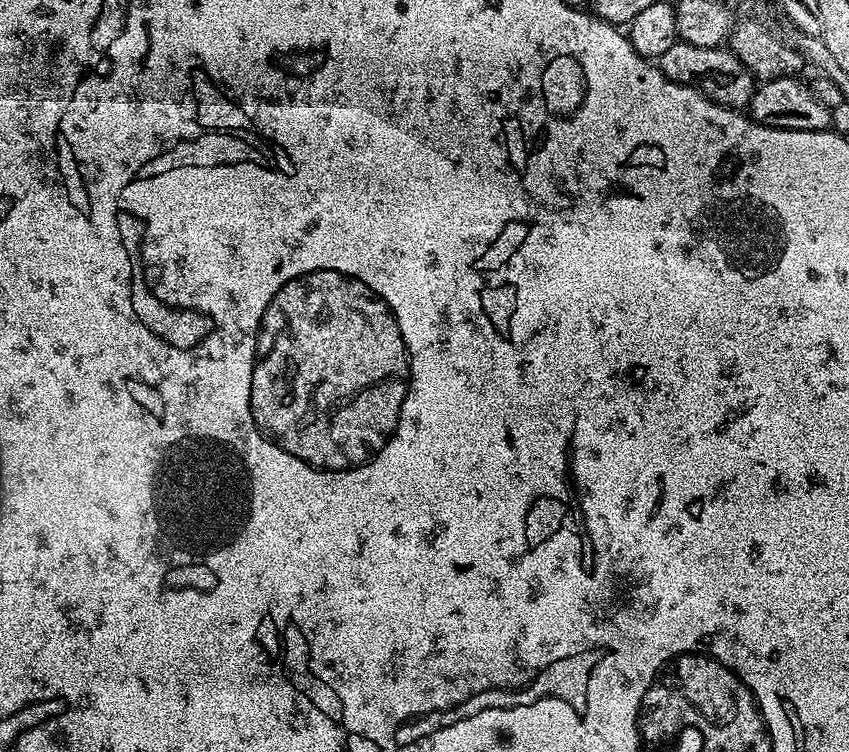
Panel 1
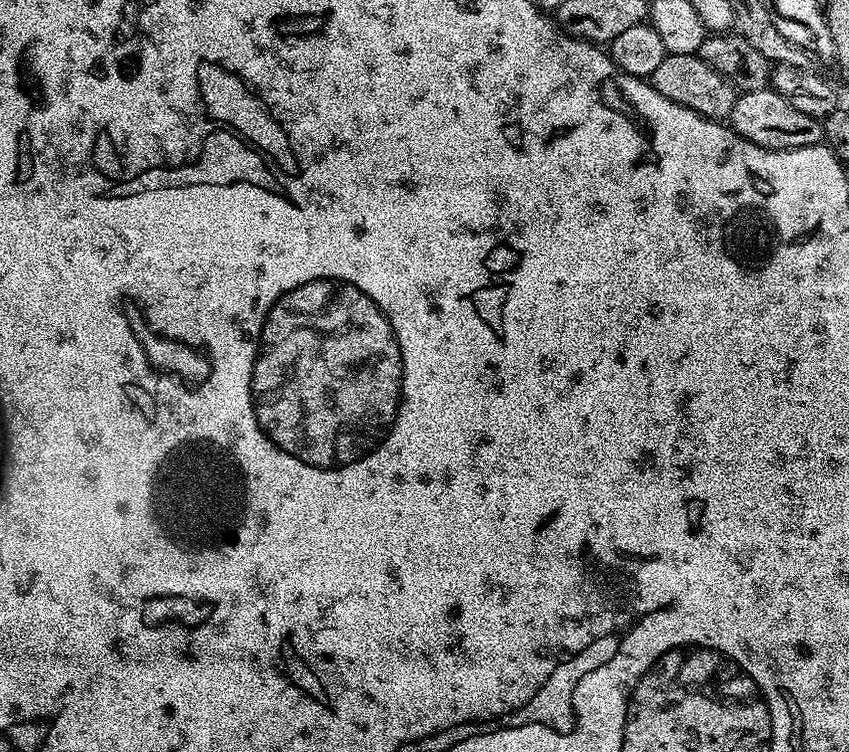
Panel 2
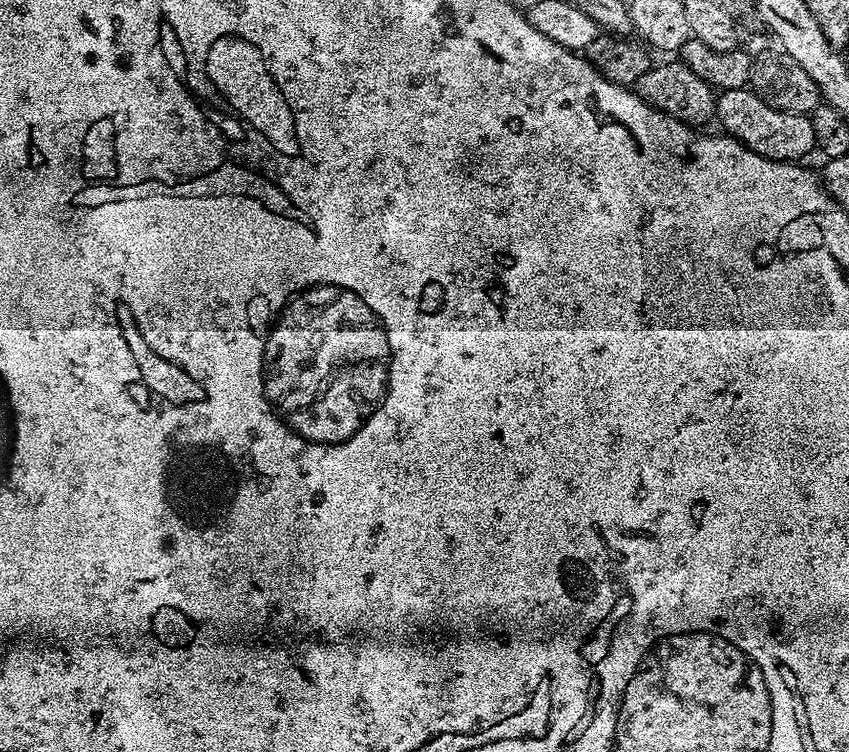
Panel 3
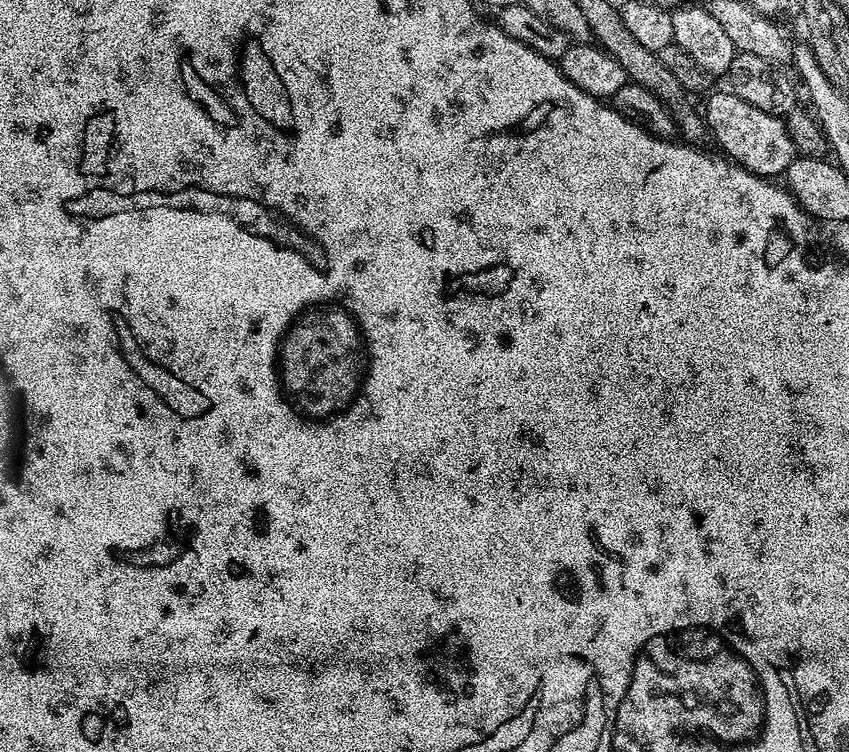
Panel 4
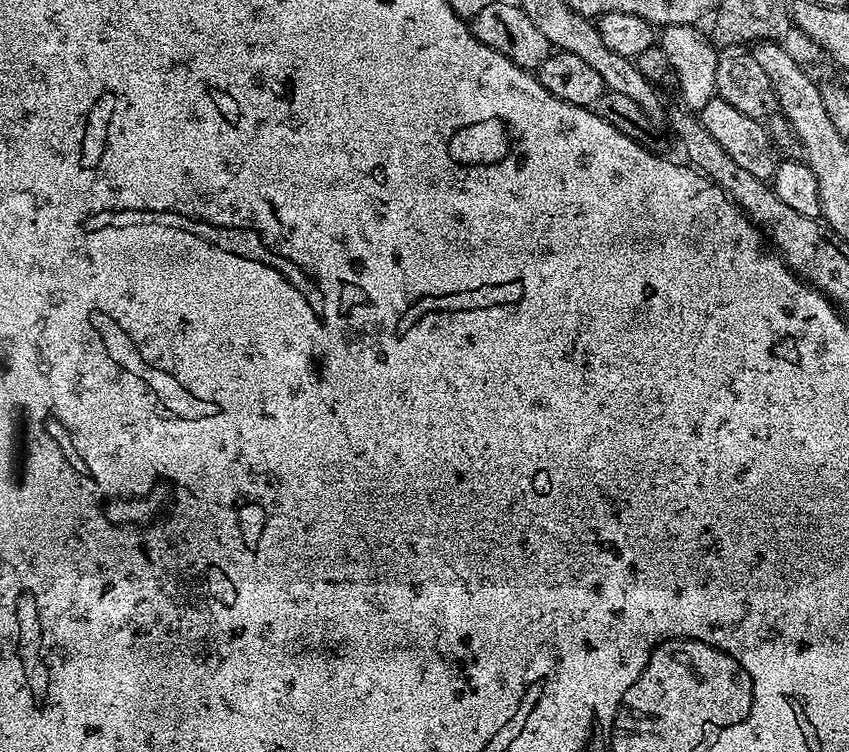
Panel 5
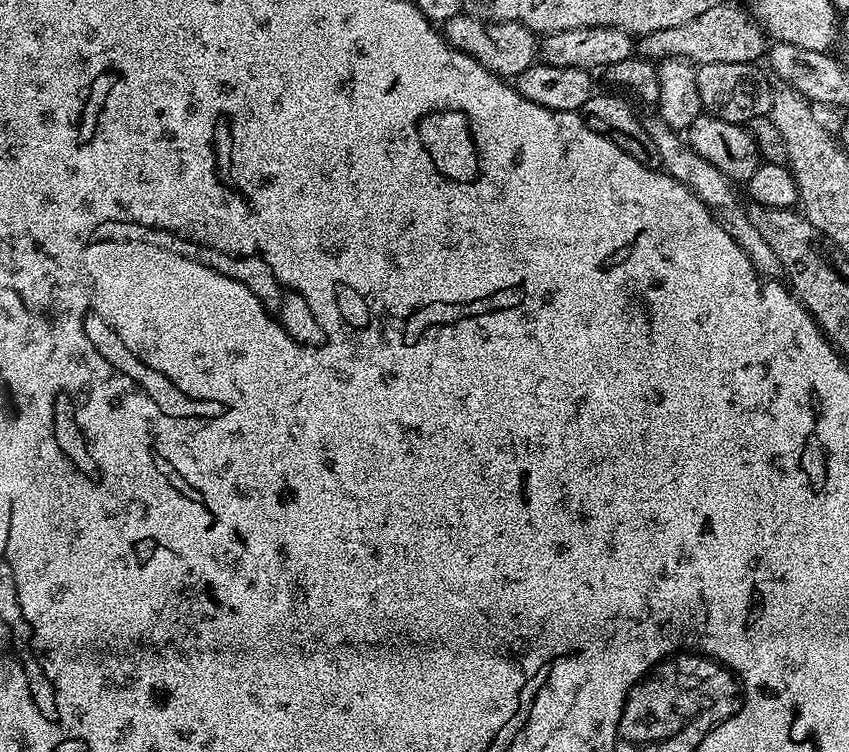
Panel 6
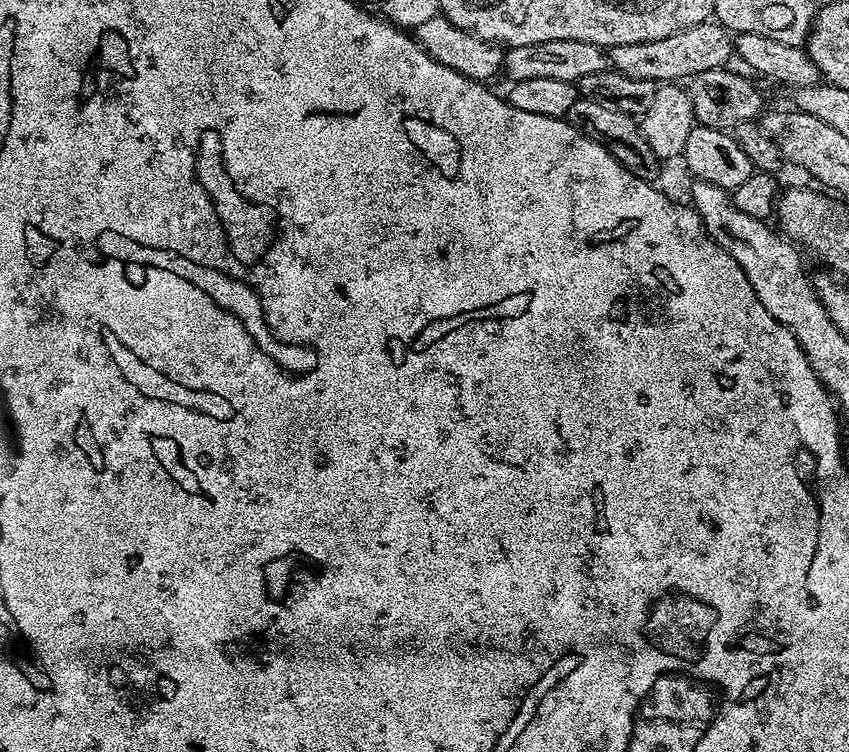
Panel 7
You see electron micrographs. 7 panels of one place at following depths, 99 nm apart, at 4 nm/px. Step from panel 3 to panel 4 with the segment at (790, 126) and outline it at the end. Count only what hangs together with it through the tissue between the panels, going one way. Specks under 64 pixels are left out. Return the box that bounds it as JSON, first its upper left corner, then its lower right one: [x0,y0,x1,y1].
[702,90,797,178]

